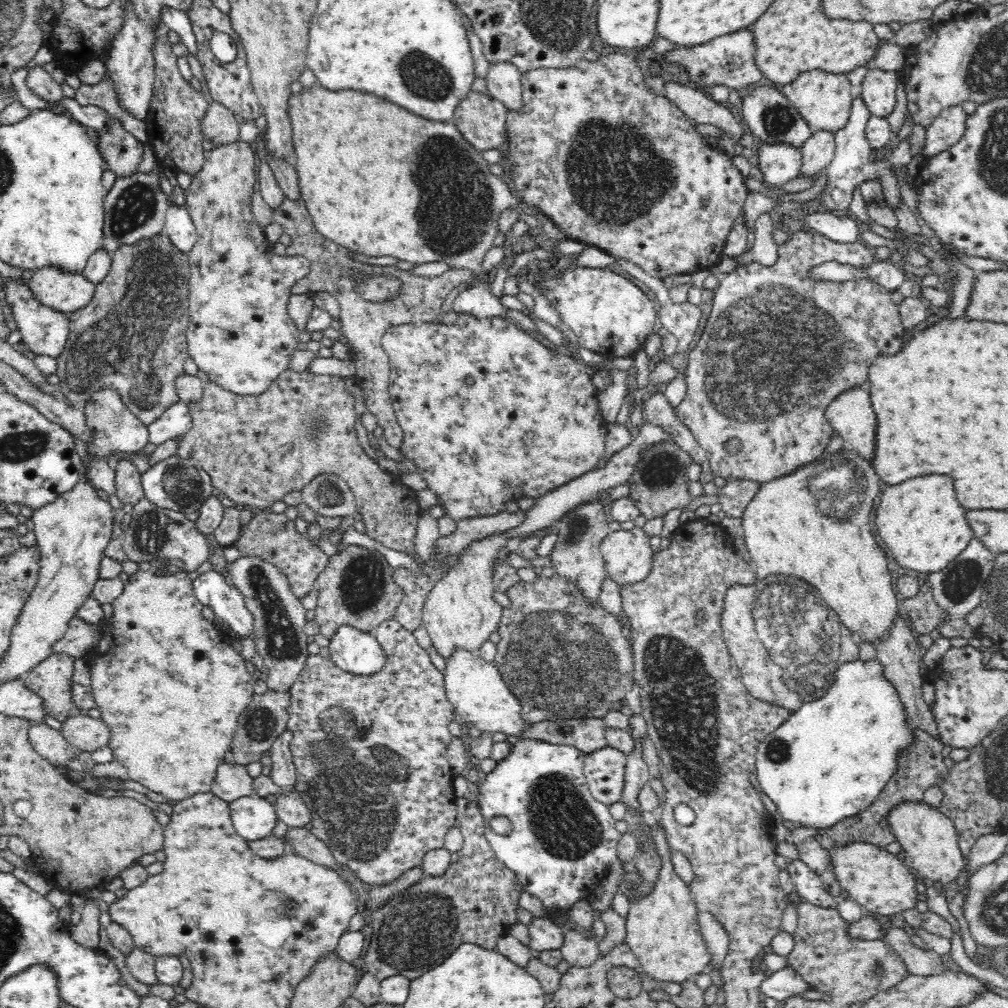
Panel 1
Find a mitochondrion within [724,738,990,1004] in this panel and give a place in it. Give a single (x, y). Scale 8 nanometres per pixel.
(876, 971)

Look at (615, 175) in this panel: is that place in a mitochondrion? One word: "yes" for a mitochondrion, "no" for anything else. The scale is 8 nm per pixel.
yes

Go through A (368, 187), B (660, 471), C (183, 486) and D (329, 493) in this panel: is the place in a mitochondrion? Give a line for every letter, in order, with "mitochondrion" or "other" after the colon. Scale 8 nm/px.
A: other
B: mitochondrion
C: mitochondrion
D: mitochondrion

